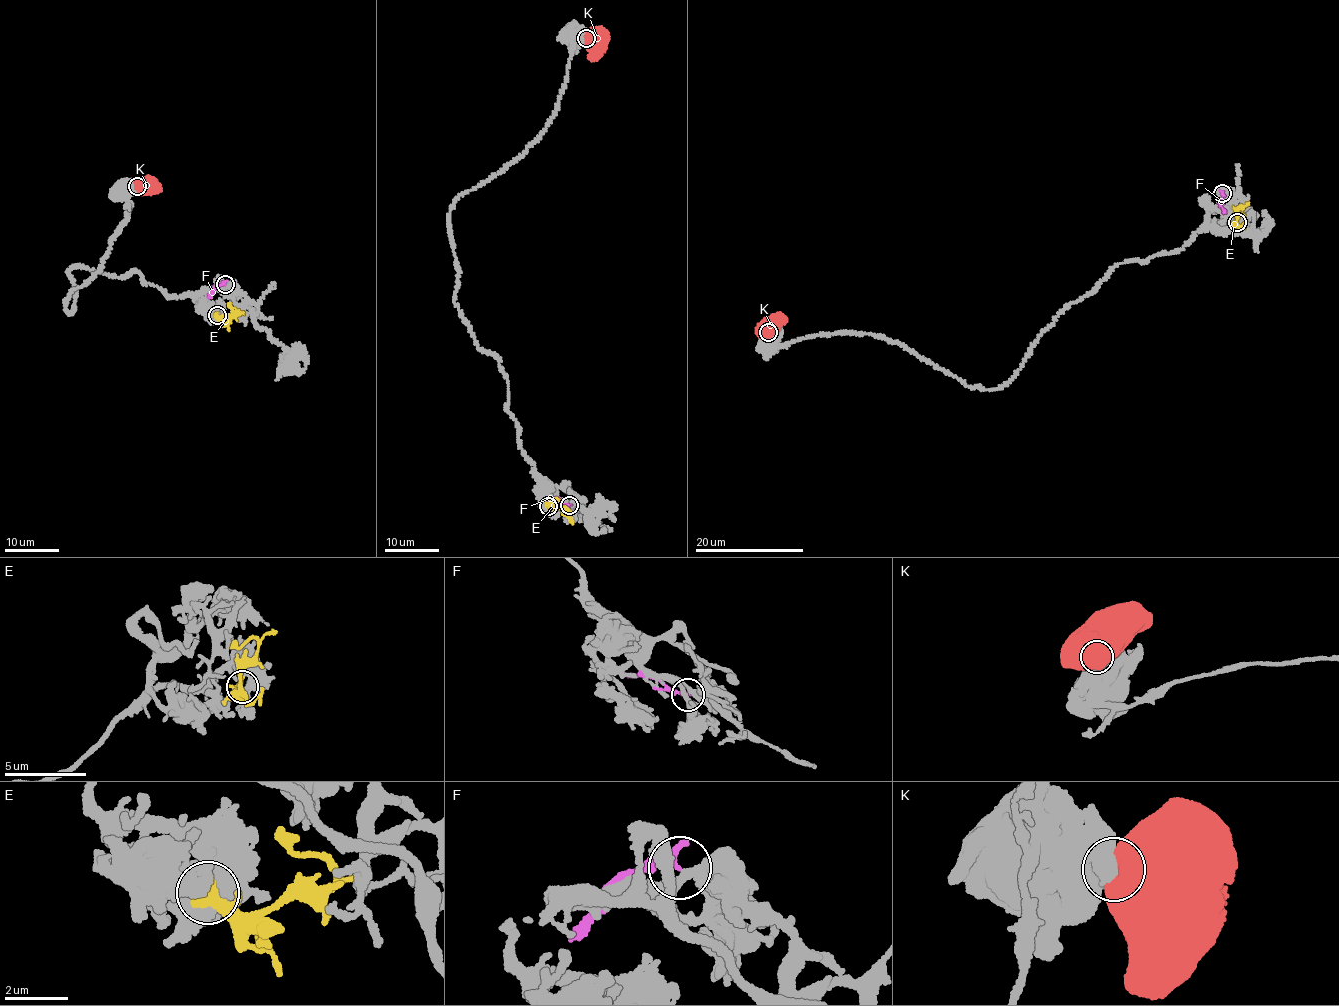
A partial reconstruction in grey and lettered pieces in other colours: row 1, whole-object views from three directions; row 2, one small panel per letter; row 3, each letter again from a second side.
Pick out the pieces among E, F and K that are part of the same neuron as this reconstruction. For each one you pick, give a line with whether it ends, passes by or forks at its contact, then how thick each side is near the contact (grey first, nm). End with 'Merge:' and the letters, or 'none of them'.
E: it ends | 460/500 nm
Merge: E

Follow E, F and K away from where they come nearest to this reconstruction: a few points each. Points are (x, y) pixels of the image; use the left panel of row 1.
E: (217, 315), (227, 318), (238, 313), (228, 303)
F: (225, 284), (214, 287), (207, 297)
K: (136, 187), (146, 193), (160, 189)

